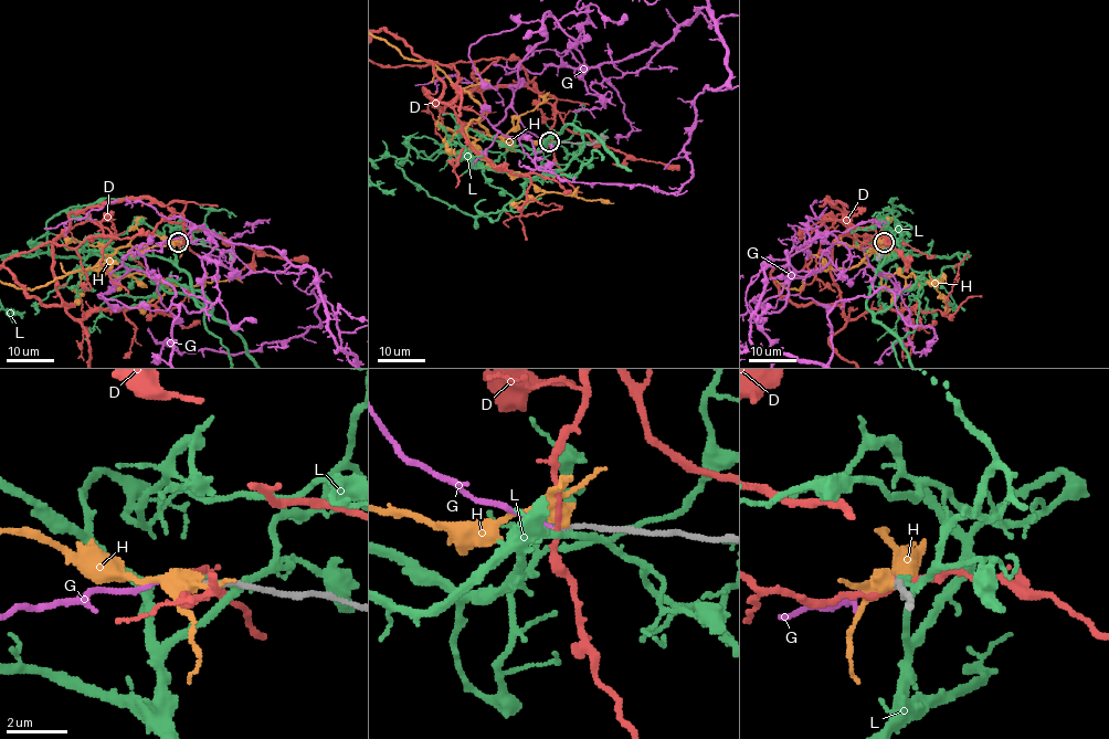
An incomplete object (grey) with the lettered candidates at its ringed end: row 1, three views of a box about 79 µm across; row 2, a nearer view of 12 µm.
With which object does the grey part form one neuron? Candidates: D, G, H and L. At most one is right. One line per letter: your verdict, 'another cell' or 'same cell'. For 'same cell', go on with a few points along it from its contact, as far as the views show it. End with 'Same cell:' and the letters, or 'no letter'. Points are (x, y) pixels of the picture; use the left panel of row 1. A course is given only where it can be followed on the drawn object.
D: another cell
G: same cell
H: another cell
L: another cell
Same cell: G

